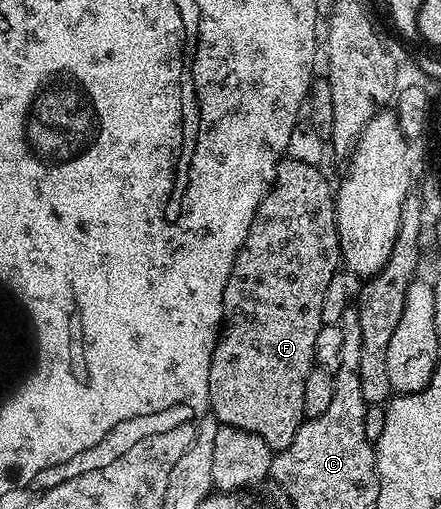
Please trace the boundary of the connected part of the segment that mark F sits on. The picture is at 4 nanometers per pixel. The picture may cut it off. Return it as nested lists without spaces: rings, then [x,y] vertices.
[[[290,158],[280,160],[275,171],[275,183],[270,192],[265,194],[261,206],[257,206],[257,214],[253,218],[253,226],[249,226],[249,234],[245,234],[245,242],[233,262],[233,270],[229,274],[229,282],[225,282],[223,295],[223,322],[219,340],[213,350],[213,358],[209,366],[209,412],[219,421],[220,425],[228,424],[241,430],[249,430],[260,436],[273,450],[287,448],[289,442],[297,434],[304,422],[303,407],[305,406],[305,378],[309,378],[312,368],[316,367],[315,347],[317,334],[324,326],[321,318],[321,306],[325,303],[325,290],[329,290],[329,282],[333,282],[333,274],[340,271],[339,235],[335,221],[335,192],[333,184],[323,177],[322,167],[297,162]]]

